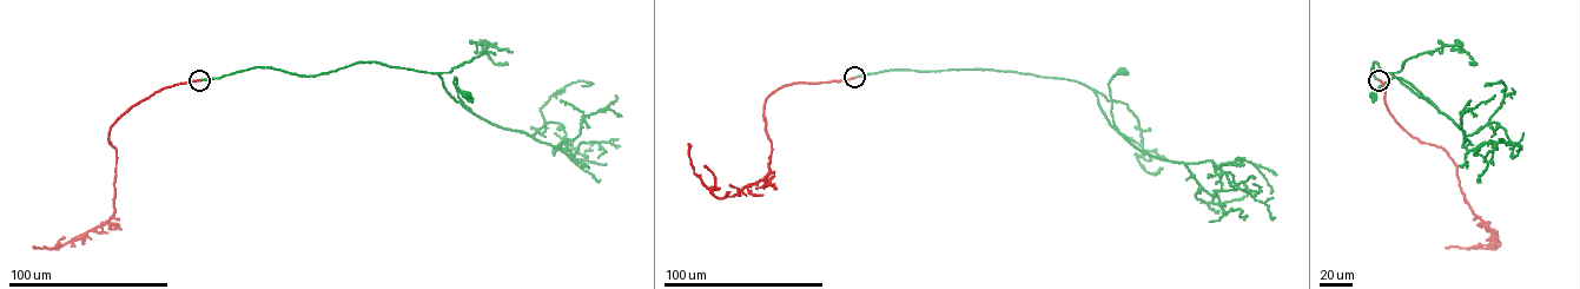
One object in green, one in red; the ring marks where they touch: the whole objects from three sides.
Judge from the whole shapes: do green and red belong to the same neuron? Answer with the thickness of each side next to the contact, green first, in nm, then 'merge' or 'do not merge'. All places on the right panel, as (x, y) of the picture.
calibres 240 and 240 nm; do not merge

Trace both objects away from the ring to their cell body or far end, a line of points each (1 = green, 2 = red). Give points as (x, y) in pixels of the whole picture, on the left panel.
1: (199, 80), (256, 67), (315, 76), (374, 61), (438, 73), (461, 102), (455, 77), (467, 94)
2: (199, 80), (154, 92), (111, 127), (108, 139), (117, 159), (114, 214), (108, 219), (58, 248), (33, 247)

